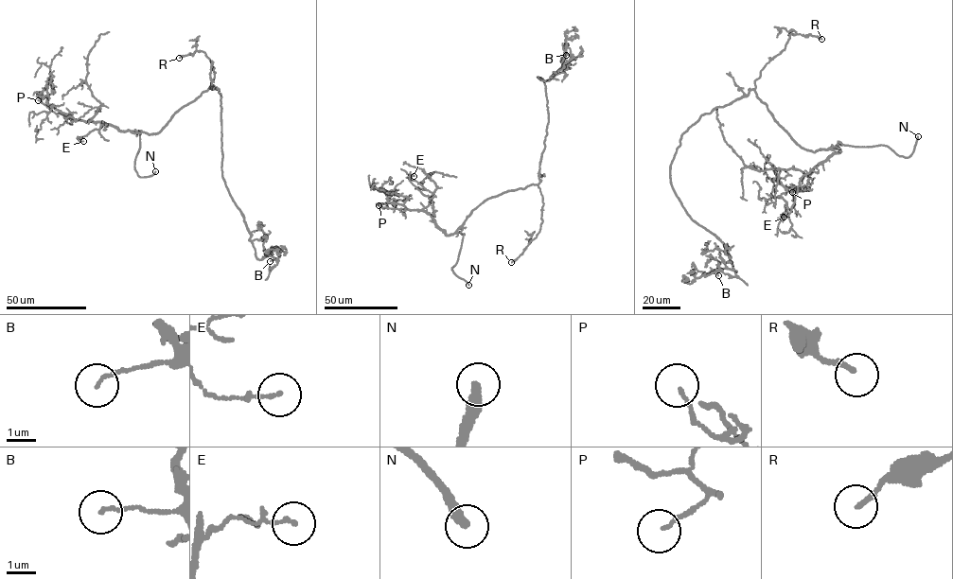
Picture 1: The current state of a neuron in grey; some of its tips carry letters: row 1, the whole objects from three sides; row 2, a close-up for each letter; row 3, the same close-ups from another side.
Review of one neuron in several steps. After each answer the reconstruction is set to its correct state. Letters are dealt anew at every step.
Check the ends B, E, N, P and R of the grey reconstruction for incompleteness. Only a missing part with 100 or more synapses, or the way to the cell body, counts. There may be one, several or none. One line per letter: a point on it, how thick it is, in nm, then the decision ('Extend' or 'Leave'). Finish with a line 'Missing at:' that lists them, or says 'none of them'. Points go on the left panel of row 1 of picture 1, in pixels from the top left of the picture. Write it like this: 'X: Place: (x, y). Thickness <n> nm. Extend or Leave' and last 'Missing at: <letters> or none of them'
B: Place: (270, 261). Thickness 100 nm. Leave
E: Place: (83, 141). Thickness 120 nm. Leave
N: Place: (155, 171). Thickness 240 nm. Extend
P: Place: (38, 100). Thickness 110 nm. Leave
R: Place: (179, 58). Thickness 180 nm. Leave
Missing at: N

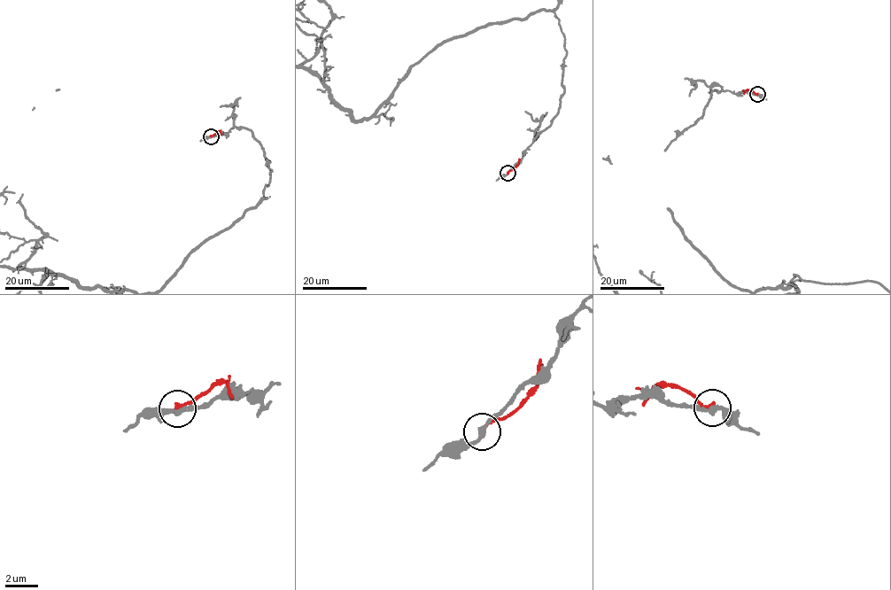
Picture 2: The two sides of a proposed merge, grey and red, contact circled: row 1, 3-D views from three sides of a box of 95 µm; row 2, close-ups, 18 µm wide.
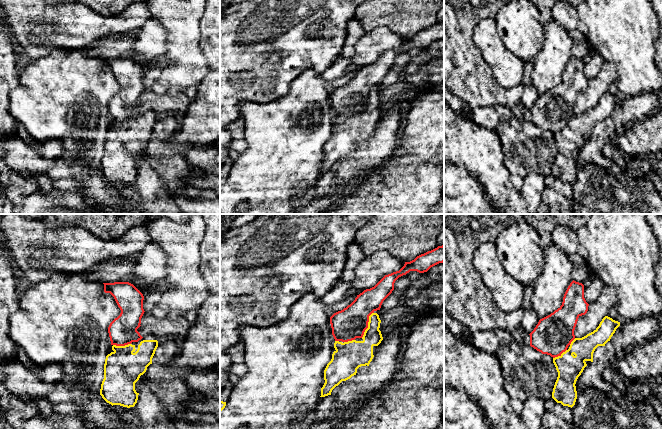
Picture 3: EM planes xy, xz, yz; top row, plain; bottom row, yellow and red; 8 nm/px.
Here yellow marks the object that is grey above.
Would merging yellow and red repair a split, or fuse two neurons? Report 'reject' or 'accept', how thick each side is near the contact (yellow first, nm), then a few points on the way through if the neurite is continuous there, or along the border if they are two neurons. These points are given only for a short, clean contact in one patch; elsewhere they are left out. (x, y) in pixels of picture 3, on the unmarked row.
reject; 200 nm thick on the yellow side, 260 nm on the other; border along xz (373, 88), (369, 92), (368, 103), (361, 113)

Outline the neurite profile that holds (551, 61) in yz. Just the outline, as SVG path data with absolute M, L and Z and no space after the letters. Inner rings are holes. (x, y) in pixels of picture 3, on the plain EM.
M554 19L543 24L544 42L533 62L532 86L542 95L560 84L564 70L573 57L573 39Z

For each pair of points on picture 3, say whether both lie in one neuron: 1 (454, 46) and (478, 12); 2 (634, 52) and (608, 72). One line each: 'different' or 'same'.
1: same
2: different

